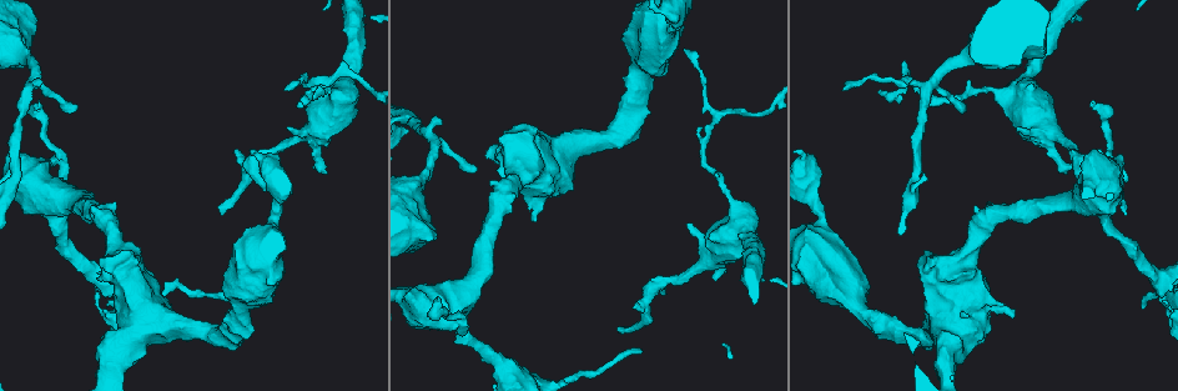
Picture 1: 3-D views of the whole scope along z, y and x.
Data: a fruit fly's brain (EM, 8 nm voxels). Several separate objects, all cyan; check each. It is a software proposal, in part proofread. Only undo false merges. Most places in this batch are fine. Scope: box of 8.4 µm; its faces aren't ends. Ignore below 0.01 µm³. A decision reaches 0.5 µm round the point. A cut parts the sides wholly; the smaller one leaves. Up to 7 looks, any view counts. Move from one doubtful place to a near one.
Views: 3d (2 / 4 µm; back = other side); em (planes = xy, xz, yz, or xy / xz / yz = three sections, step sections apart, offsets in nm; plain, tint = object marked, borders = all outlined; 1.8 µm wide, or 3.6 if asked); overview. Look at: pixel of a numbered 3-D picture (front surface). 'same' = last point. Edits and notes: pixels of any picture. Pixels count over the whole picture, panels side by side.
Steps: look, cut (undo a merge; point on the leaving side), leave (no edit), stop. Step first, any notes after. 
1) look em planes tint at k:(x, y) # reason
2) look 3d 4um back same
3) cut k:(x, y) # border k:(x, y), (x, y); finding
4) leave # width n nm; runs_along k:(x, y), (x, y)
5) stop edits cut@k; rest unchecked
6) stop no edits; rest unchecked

look 3d 2um at 1:(934, 80) # three-way junction

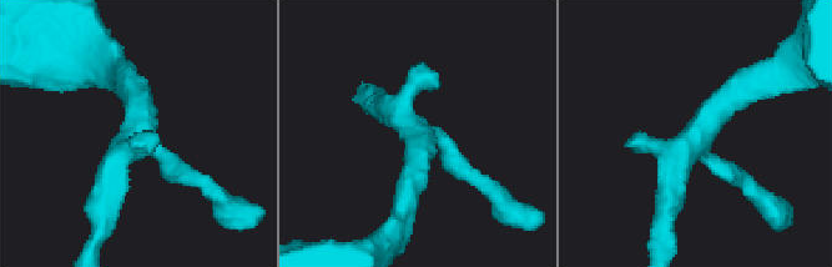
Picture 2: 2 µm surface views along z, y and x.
look em xy step 8 borders at 2:(142, 128) # arms 3

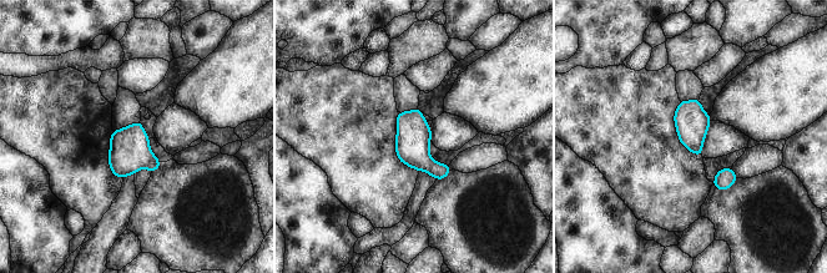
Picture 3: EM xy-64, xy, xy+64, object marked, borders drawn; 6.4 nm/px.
leave # all the same neuron

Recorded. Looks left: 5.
look em 3.6um planes tint at 1:(1055, 135) # calibre changes

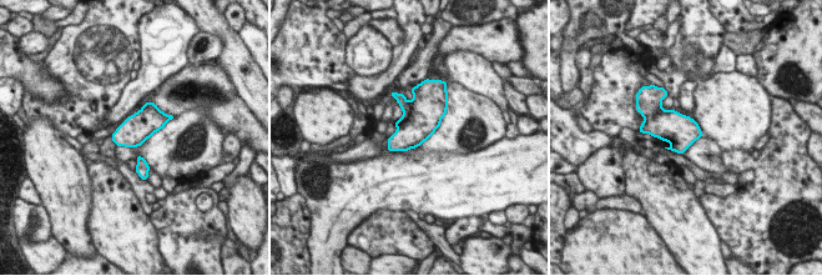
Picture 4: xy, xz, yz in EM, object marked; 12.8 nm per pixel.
leave # continuous, no second neuron

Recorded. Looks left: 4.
look em 3.6um xy step 8 tint at 1:(1160, 279) # a narrow waist

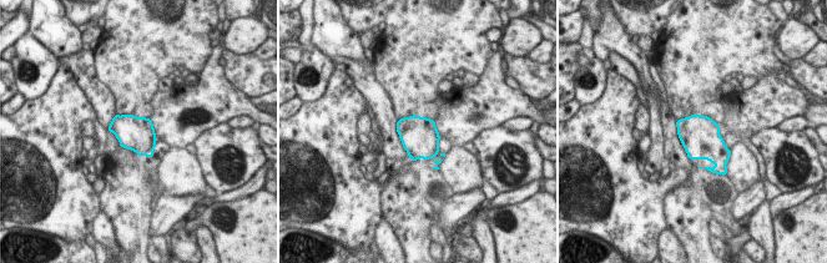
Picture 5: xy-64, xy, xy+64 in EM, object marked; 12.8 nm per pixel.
look em 3.6um planes tint same

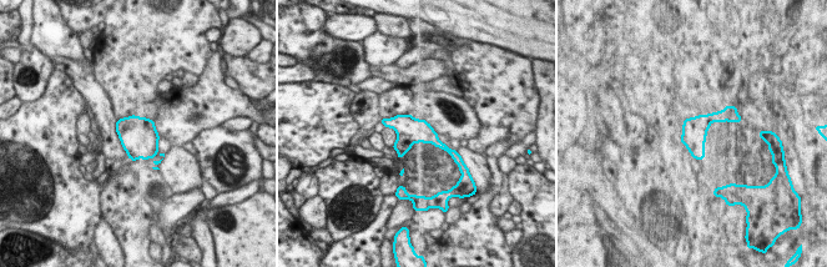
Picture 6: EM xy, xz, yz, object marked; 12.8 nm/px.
leave # all the same neuron

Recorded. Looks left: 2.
stop no edits; rest unchecked

